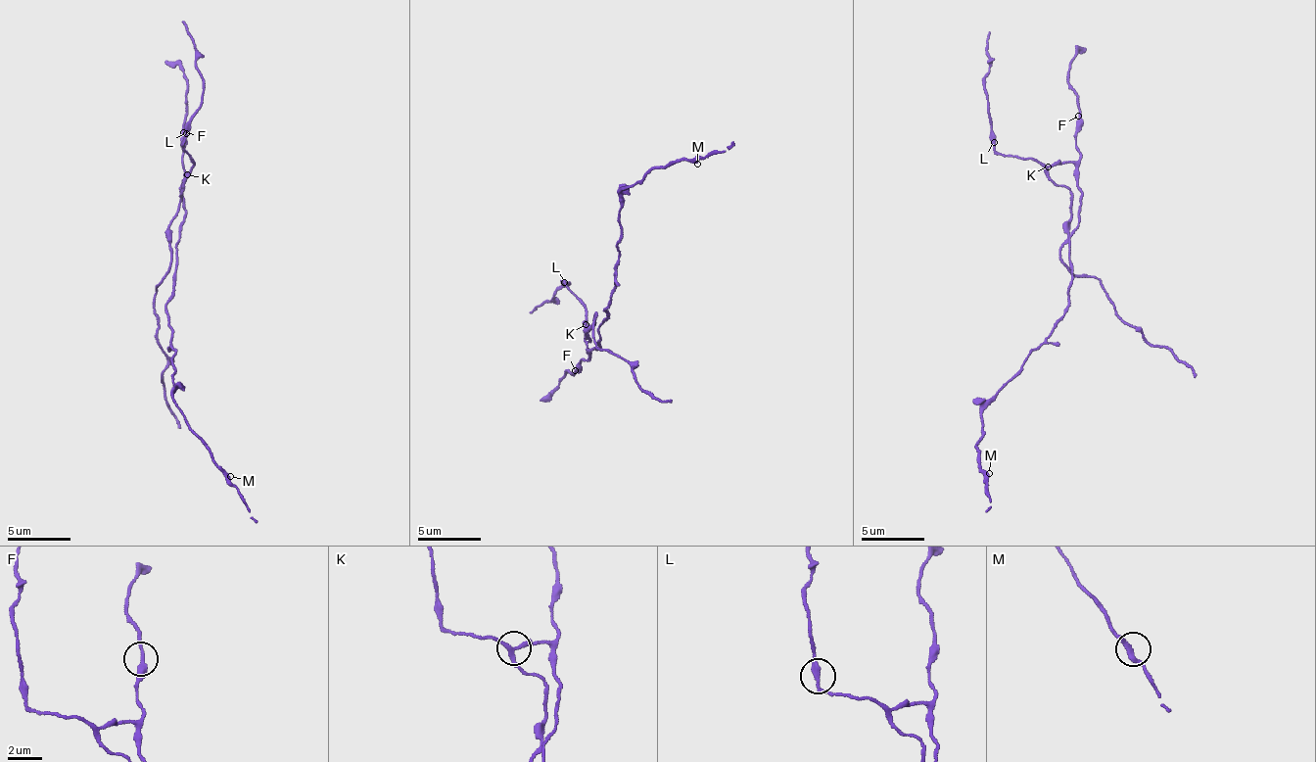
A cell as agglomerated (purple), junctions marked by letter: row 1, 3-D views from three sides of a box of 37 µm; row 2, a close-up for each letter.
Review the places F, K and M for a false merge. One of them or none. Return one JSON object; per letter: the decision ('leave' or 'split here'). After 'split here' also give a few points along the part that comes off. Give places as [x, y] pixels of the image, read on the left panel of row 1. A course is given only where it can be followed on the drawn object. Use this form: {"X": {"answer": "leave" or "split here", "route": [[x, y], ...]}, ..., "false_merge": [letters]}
{"F": {"answer": "leave"}, "K": {"answer": "split here", "route": [[188, 174], [168, 232], [171, 262], [155, 296], [157, 337], [167, 358], [162, 374], [163, 389], [181, 428]]}, "M": {"answer": "leave"}, "false_merge": ["K"]}

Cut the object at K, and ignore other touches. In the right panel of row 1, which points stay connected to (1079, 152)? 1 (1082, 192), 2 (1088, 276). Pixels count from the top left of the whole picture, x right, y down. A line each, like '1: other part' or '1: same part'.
1: same part
2: other part

